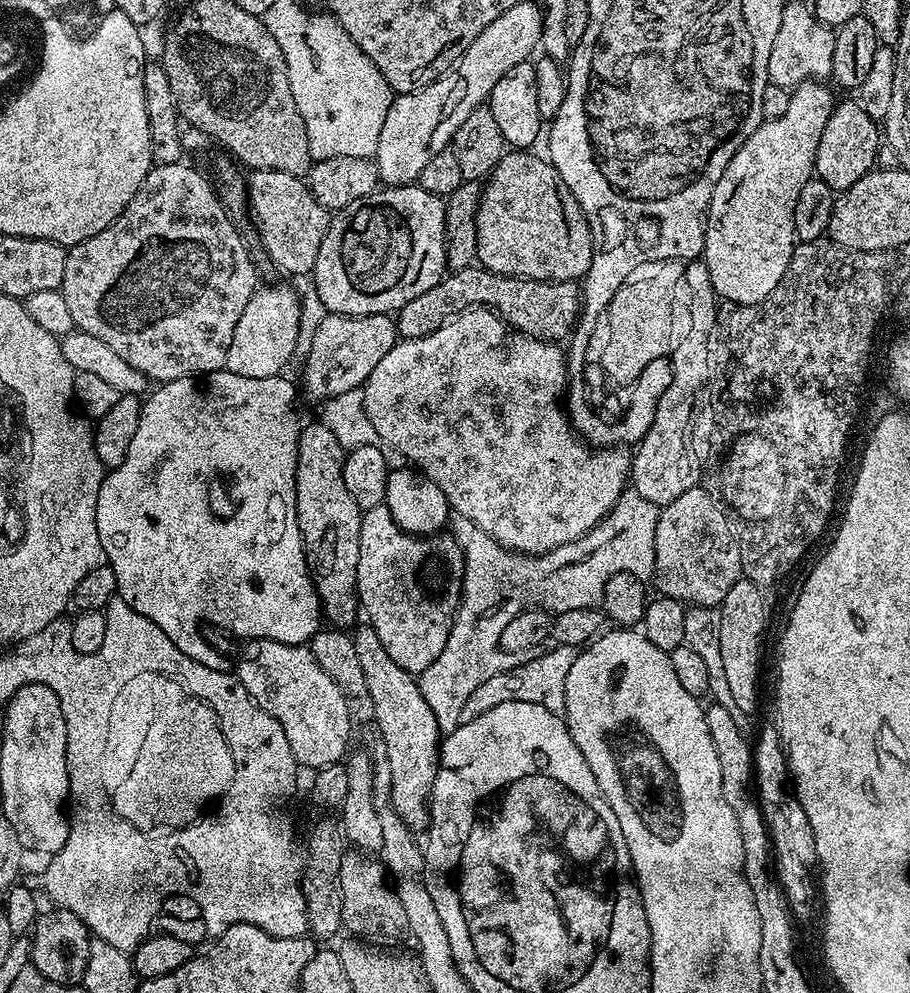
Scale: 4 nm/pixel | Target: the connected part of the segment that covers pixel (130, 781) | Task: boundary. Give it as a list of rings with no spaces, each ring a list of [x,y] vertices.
[[[159,672],[138,674],[113,697],[108,710],[108,728],[104,728],[104,752],[100,752],[100,796],[107,796],[104,780],[108,780],[108,788],[112,788],[108,803],[134,827],[171,830],[193,823],[208,803],[219,801],[228,791],[235,773],[234,758],[214,710],[199,698],[189,696],[179,680],[161,676]]]

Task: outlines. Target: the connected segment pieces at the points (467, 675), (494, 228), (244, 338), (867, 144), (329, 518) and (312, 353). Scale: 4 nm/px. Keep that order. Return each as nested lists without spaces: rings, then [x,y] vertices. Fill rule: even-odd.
[[[625,490],[608,517],[582,538],[558,546],[553,552],[526,556],[509,552],[494,542],[494,538],[474,526],[470,518],[456,516],[451,521],[450,532],[464,551],[464,595],[460,597],[460,608],[442,654],[418,676],[422,698],[434,712],[441,733],[453,732],[460,725],[466,698],[470,698],[486,678],[494,678],[514,666],[513,661],[508,661],[511,660],[509,653],[501,648],[500,639],[502,630],[506,630],[518,614],[529,606],[547,606],[561,612],[600,608],[602,590],[606,590],[606,582],[610,582],[614,574],[629,572],[647,581],[656,570],[655,538],[659,517],[657,505],[646,502],[646,498],[634,490]]]
[[[528,150],[505,151],[504,157],[498,162],[498,166],[494,169],[492,175],[487,177],[486,183],[483,185],[483,187],[485,186],[484,193],[481,196],[479,193],[476,206],[476,233],[478,234],[476,260],[479,267],[490,270],[494,274],[502,274],[503,276],[521,276],[524,280],[549,280],[555,284],[566,282],[567,280],[579,281],[588,275],[588,271],[592,265],[592,254],[594,251],[592,227],[588,225],[588,220],[584,217],[583,210],[578,206],[574,194],[570,194],[566,182],[562,182],[562,178],[558,174],[556,167],[545,159],[543,155],[540,155],[540,157],[531,156],[532,154]]]
[[[257,287],[256,293],[246,302],[238,326],[234,326],[234,338],[226,354],[227,371],[242,374],[242,378],[270,378],[285,371],[291,356],[297,355],[296,343],[300,335],[300,298],[295,287]]]
[[[855,99],[844,100],[841,104],[839,101],[830,114],[830,122],[826,122],[826,130],[822,130],[822,142],[818,142],[815,175],[822,182],[826,182],[826,186],[830,186],[833,192],[837,194],[844,192],[850,186],[854,186],[854,182],[858,182],[858,178],[862,178],[877,167],[881,143],[881,125],[872,120],[870,114],[866,114],[866,110],[862,110],[860,103]]]
[[[313,422],[301,427],[296,463],[298,530],[304,539],[308,572],[312,575],[320,599],[323,619],[341,630],[351,629],[362,612],[356,593],[362,509],[354,502],[354,498],[350,498],[346,482],[342,482],[345,455],[346,450],[326,425]]]
[[[325,314],[310,337],[310,350],[303,353],[304,388],[317,402],[357,391],[374,374],[374,366],[398,343],[396,322],[391,315],[334,316]]]

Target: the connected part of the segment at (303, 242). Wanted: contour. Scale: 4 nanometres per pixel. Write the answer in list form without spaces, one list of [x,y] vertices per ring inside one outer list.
[[[252,170],[247,173],[248,208],[256,215],[260,244],[269,258],[284,272],[304,278],[318,262],[318,249],[326,238],[330,212],[319,204],[307,183],[299,176],[281,176],[278,170]]]

